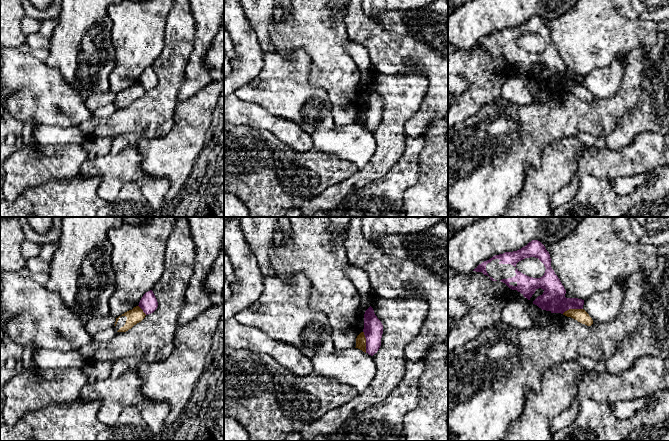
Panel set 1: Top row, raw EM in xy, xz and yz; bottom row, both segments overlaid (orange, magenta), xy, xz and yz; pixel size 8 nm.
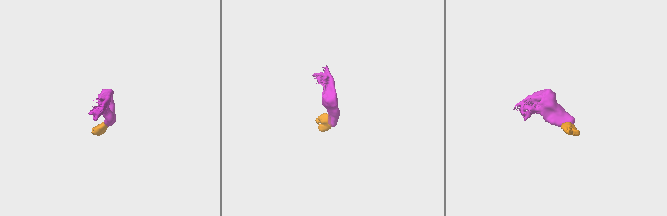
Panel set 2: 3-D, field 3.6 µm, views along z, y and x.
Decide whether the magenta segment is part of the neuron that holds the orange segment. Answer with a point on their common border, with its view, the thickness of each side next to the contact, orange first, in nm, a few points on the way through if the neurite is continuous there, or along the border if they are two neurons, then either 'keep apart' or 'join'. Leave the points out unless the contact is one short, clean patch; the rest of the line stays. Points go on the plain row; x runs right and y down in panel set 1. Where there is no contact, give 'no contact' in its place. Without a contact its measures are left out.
contact xz (365, 118); calibres 80 and 160 nm; border xz (363, 107), (366, 128); keep apart

